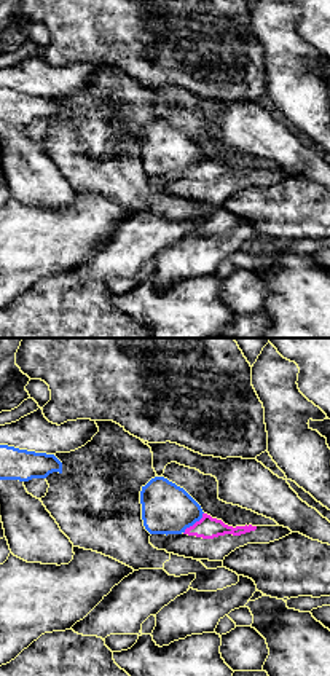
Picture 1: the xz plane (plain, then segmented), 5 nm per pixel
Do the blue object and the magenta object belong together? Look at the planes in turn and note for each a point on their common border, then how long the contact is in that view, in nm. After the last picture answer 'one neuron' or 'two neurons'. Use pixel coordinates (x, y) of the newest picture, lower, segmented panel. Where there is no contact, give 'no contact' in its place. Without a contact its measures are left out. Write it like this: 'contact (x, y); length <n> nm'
contact (193, 523); length 150 nm

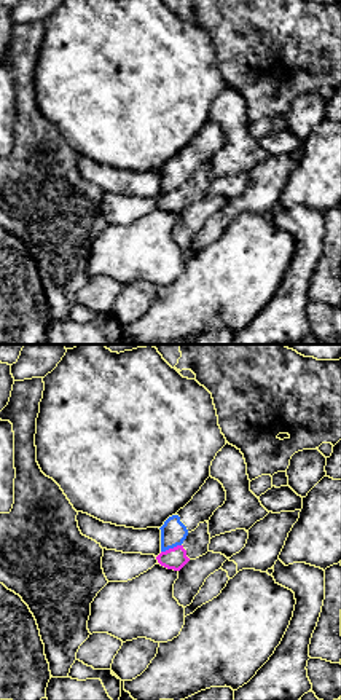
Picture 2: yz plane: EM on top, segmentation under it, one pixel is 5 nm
contact (171, 547); length 110 nm

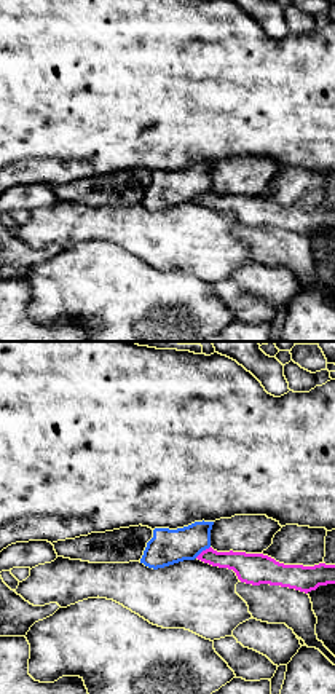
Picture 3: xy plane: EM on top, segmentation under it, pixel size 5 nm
contact (201, 551); length 100 nm

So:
two neurons

